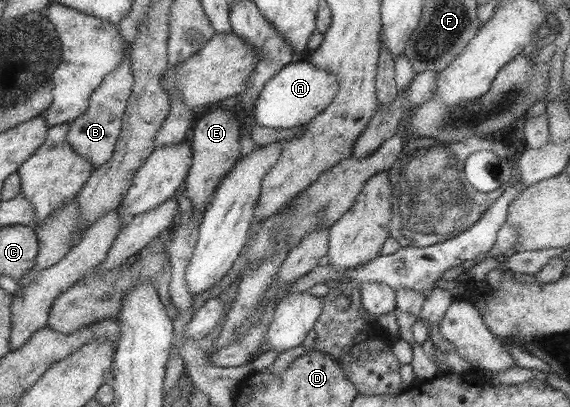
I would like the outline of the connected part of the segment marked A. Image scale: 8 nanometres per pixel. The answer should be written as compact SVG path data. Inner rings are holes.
M295 58L262 86L253 105L255 124L272 129L304 125L330 104L336 92L338 81L330 73L315 69L305 58Z

